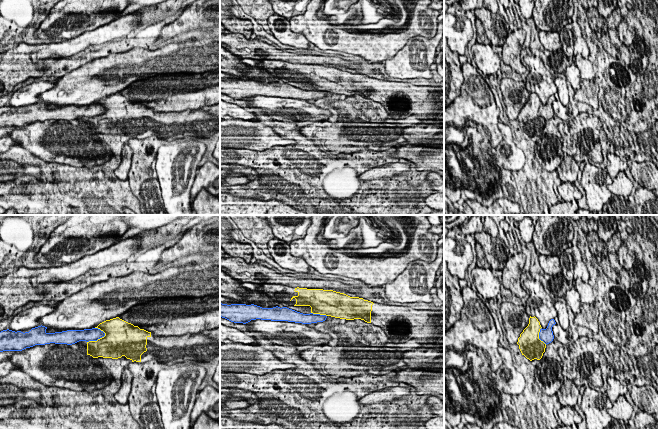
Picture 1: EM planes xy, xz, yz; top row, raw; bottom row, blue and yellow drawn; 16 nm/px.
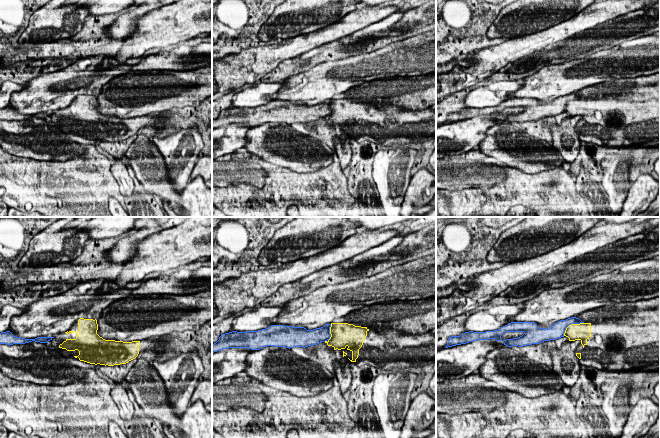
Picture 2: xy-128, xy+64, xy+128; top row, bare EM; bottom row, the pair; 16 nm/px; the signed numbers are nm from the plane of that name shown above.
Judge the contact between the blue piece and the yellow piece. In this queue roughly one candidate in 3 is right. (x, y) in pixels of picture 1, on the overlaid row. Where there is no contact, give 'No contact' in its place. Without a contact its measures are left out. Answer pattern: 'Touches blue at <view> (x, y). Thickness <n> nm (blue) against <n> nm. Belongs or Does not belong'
Touches blue at xy (96, 340). Thickness 200 nm (blue) against 380 nm. Does not belong

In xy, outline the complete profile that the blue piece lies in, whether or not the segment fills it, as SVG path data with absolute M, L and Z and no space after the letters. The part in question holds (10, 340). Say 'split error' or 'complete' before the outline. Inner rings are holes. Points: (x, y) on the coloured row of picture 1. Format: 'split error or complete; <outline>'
complete; M38 326L29 332L3 330L0 332L0 352L22 351L35 345L50 343L72 345L79 341L97 341L105 336L98 328L84 330L67 330L62 332L47 333L47 327Z

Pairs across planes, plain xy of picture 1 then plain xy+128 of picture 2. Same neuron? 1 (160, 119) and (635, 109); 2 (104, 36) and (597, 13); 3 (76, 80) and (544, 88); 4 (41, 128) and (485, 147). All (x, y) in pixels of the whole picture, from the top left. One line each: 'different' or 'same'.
1: same
2: same
3: same
4: same

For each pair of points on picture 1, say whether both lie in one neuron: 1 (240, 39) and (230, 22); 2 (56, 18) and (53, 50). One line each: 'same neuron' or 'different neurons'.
1: different neurons
2: different neurons

